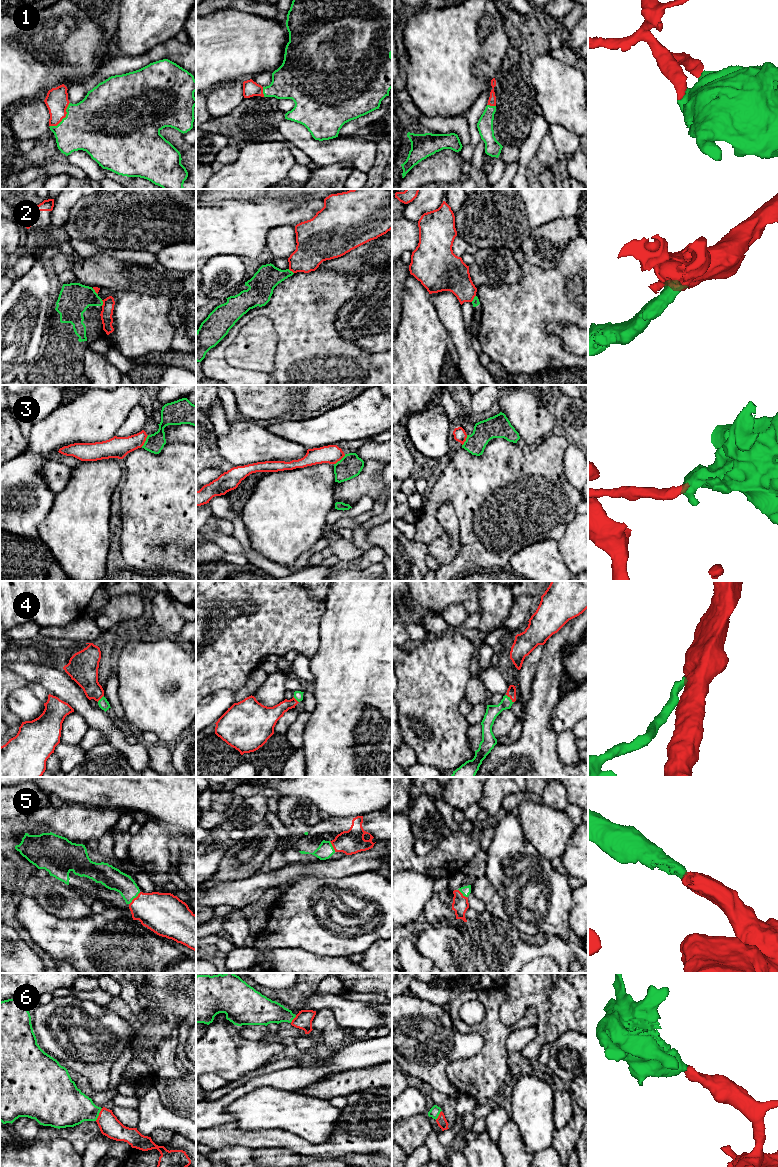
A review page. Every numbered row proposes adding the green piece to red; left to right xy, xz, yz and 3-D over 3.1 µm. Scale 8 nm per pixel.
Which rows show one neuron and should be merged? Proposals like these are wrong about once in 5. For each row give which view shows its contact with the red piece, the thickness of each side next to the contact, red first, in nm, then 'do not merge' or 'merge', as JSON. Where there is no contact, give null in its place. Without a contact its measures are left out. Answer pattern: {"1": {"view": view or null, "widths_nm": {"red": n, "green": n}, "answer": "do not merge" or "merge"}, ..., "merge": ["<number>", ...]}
{"1": {"view": "xy", "widths_nm": {"red": 180, "green": 440}, "answer": "merge"}, "2": {"view": "xy", "widths_nm": {"red": 100, "green": 260}, "answer": "do not merge"}, "3": {"view": "xz", "widths_nm": {"red": 150, "green": 190}, "answer": "do not merge"}, "4": {"view": "yz", "widths_nm": {"red": 80, "green": 110}, "answer": "merge"}, "5": {"view": "xy", "widths_nm": {"red": 320, "green": 180}, "answer": "merge"}, "6": {"view": "xy", "widths_nm": {"red": 170, "green": 300}, "answer": "merge"}, "merge": ["1", "4", "5", "6"]}

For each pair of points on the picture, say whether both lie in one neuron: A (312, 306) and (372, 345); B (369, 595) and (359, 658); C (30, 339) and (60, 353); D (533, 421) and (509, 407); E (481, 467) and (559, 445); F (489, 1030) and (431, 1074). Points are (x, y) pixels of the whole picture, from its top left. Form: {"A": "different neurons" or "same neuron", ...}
{"A": "different neurons", "B": "same neuron", "C": "different neurons", "D": "same neuron", "E": "same neuron", "F": "different neurons"}

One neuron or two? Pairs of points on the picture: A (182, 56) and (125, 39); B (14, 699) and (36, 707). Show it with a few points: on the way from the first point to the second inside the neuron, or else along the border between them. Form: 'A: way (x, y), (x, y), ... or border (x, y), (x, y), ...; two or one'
A: border (174, 38), (162, 41), (143, 53), (130, 56); two
B: way (19, 701), (27, 707), (31, 707); one

